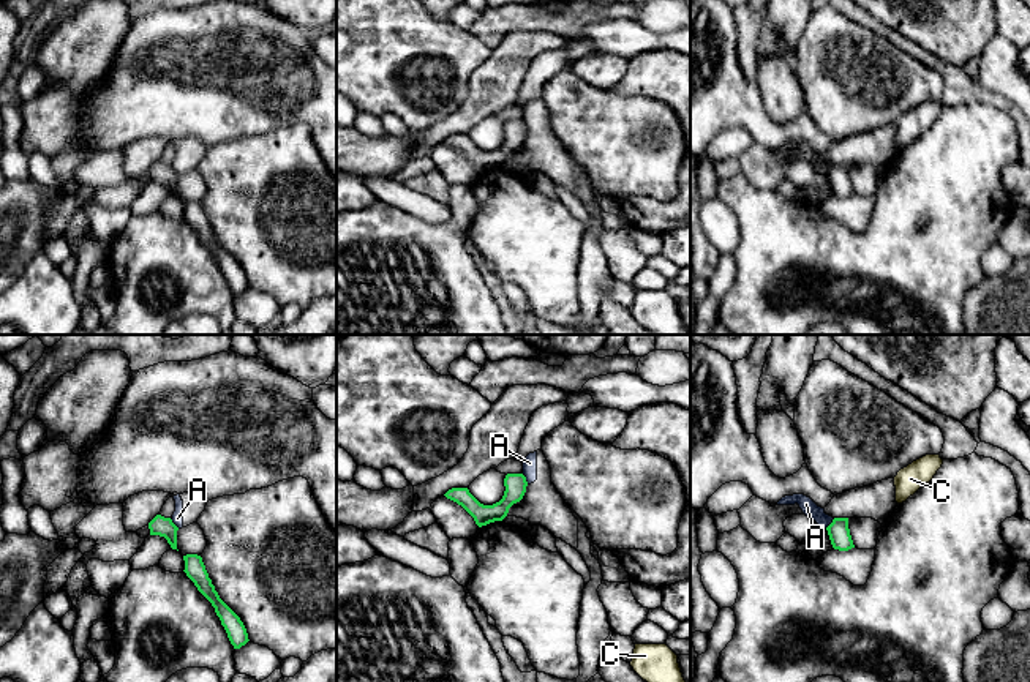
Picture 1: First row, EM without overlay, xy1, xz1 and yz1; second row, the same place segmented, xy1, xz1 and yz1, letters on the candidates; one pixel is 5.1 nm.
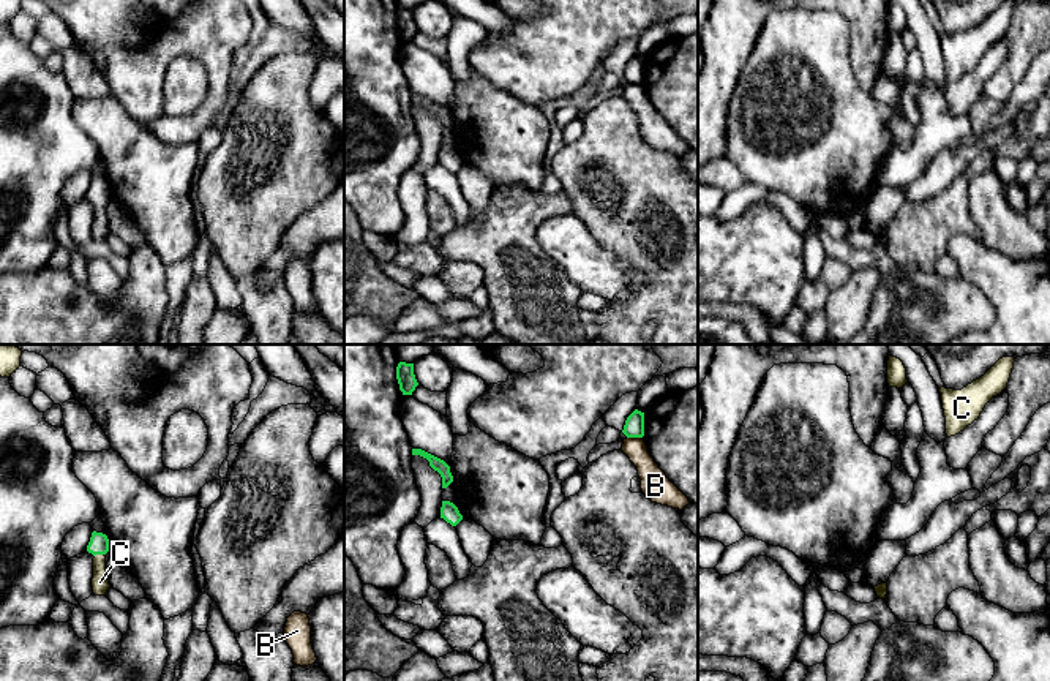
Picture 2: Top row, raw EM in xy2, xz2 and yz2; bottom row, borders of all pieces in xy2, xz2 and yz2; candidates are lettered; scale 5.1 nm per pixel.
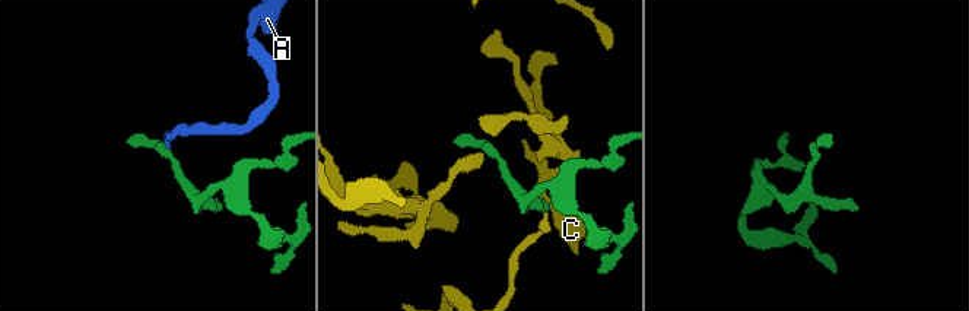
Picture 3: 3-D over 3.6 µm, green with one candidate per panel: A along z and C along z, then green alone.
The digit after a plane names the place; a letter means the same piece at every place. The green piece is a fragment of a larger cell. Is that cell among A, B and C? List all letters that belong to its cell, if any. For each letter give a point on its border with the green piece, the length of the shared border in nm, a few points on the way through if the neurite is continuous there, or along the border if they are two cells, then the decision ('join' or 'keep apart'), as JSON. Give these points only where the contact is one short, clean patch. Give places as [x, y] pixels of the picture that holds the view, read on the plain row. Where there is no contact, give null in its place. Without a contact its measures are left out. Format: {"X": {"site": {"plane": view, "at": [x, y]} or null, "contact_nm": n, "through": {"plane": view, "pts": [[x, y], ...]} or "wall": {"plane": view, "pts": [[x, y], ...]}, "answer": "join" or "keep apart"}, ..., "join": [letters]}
{"A": {"site": {"plane": "xy1", "at": [172, 169]}, "contact_nm": 80, "wall": {"plane": "xy1", "pts": [[169, 164], [179, 174]]}, "answer": "keep apart"}, "B": {"site": {"plane": "xz2", "at": [635, 82]}, "contact_nm": 80, "answer": "keep apart"}, "C": {"site": {"plane": "xy2", "at": [98, 199]}, "contact_nm": 60, "through": {"plane": "xy2", "pts": [[98, 190], [98, 199], [100, 228]]}, "answer": "join"}, "join": ["C"]}

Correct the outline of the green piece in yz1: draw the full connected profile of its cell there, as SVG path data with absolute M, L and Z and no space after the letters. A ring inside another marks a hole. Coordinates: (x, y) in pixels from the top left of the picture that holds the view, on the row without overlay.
M834 164L833 169L826 174L826 177L834 196L848 197L855 194L848 175L848 164Z

